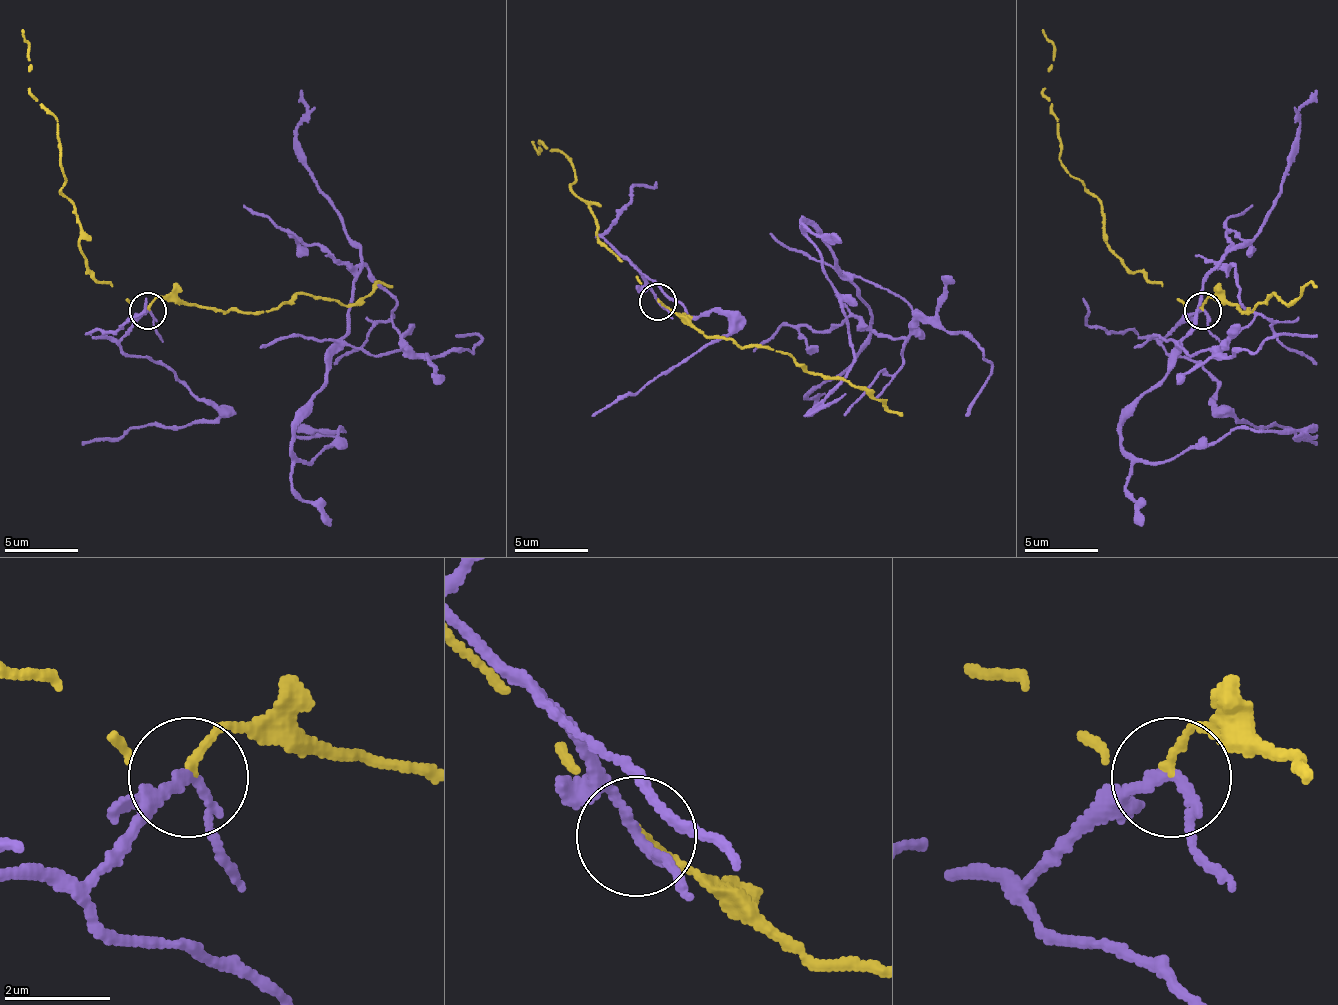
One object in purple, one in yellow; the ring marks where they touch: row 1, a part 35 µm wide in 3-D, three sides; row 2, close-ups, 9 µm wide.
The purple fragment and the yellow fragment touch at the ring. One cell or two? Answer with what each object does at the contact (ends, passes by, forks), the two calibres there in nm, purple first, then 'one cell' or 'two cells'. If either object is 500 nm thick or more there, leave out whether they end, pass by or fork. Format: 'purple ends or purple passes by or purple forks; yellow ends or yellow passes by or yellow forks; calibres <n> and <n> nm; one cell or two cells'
purple passes by; yellow ends; calibres 180 and 150 nm; two cells

